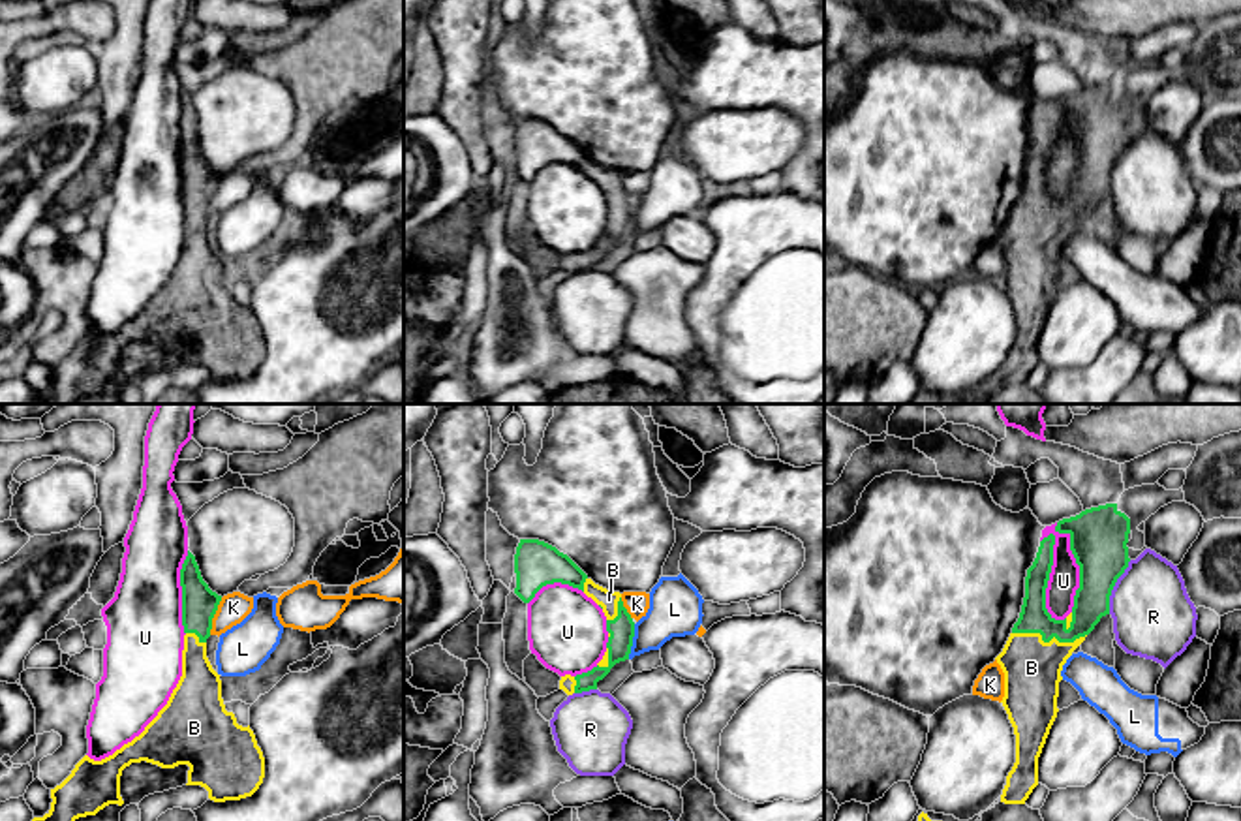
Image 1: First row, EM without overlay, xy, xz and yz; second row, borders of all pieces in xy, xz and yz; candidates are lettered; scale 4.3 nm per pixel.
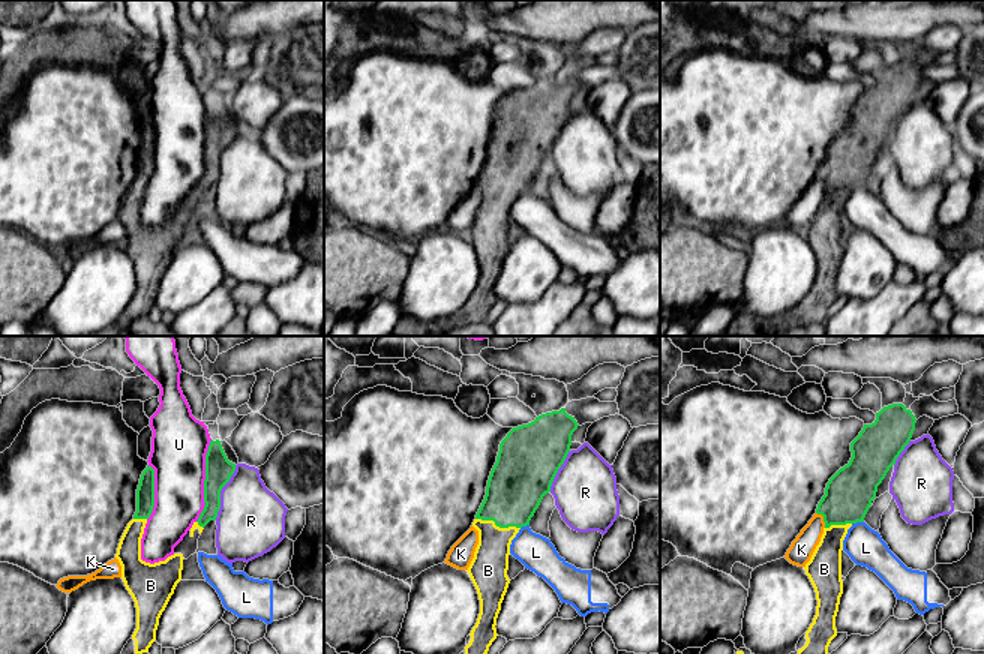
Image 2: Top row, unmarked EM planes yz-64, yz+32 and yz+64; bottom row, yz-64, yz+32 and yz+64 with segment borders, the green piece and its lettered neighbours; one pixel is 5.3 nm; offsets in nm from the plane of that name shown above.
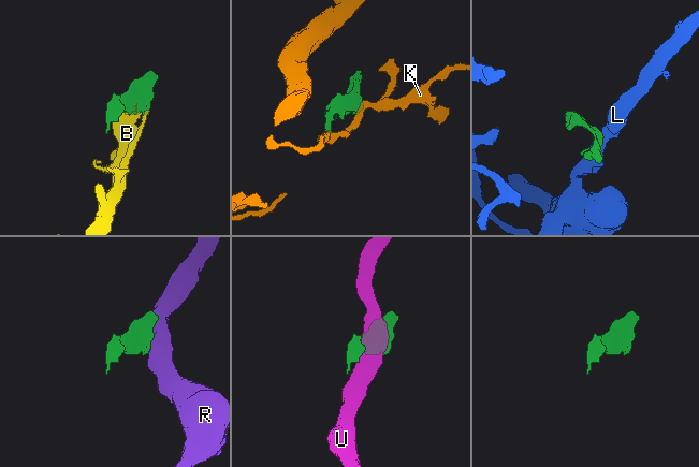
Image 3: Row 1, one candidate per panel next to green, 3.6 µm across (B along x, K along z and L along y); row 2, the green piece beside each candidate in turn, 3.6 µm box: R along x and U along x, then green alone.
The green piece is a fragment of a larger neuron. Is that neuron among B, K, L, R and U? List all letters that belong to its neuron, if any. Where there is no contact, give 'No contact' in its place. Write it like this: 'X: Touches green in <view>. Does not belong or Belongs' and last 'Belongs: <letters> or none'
B: Touches green in yz. Belongs
K: Touches green in xy. Does not belong
L: Touches green in xz. Does not belong
R: Touches green in yz. Does not belong
U: Touches green in yz. Does not belong
Belongs: B

